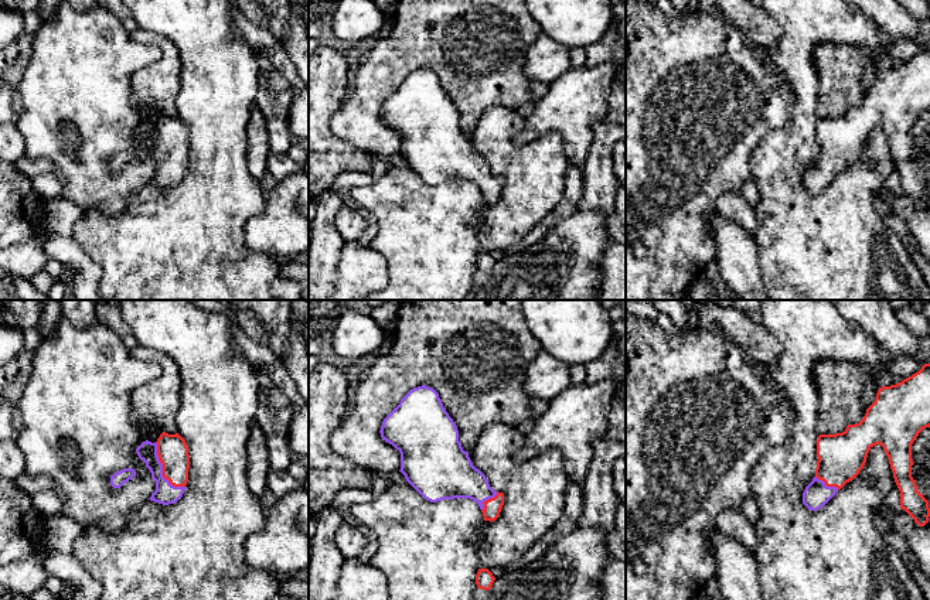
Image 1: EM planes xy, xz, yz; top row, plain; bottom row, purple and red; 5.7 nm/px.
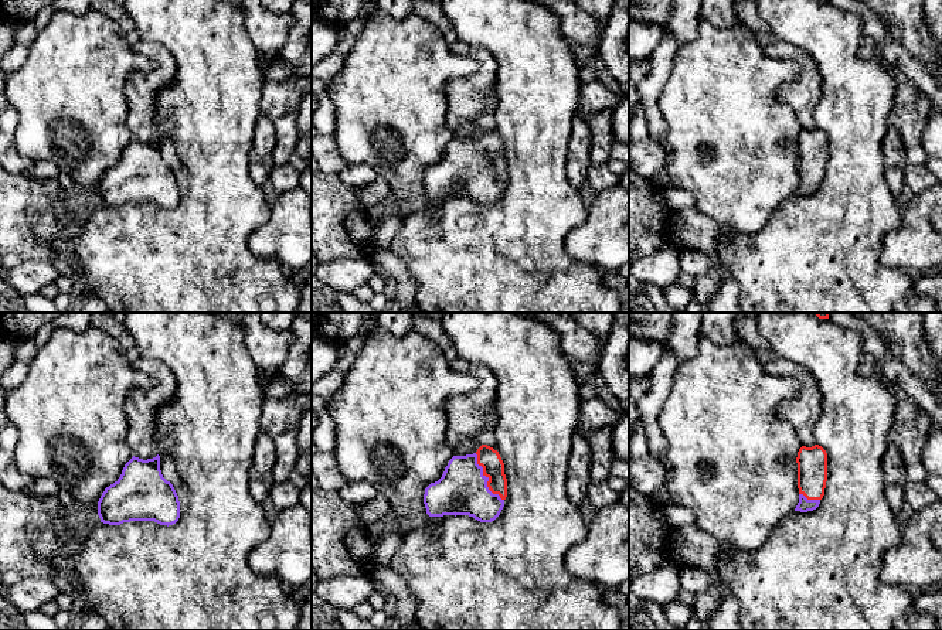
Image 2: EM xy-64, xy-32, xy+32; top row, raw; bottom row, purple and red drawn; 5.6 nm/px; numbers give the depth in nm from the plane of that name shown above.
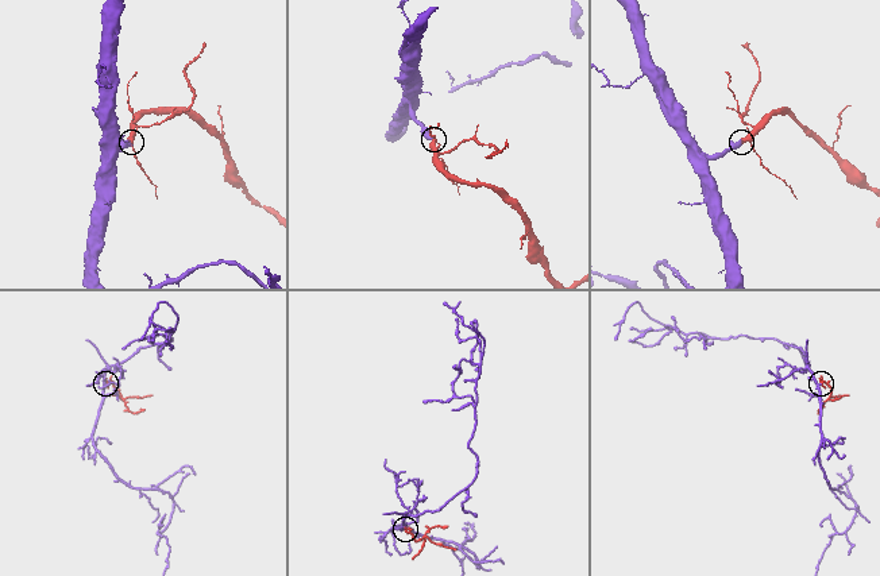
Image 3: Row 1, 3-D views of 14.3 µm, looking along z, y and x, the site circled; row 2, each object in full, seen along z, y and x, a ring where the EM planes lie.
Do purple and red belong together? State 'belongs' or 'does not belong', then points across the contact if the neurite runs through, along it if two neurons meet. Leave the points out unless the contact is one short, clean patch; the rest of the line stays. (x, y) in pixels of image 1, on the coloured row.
belongs; way xy (164, 493), (162, 470), (169, 463), (171, 449)

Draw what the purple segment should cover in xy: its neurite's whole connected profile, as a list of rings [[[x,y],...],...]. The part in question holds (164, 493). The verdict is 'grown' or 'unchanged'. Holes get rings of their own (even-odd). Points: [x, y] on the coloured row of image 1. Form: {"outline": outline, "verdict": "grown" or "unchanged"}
{"outline": [[[163,432],[156,443],[143,442],[136,453],[156,481],[150,501],[163,505],[177,502],[188,481],[190,454],[185,440],[178,433]]], "verdict": "grown"}

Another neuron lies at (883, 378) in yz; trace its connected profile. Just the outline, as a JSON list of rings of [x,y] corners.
[[[879,367],[878,375],[875,378],[879,388],[882,386],[890,386],[902,382],[900,378],[892,375],[889,371]]]

